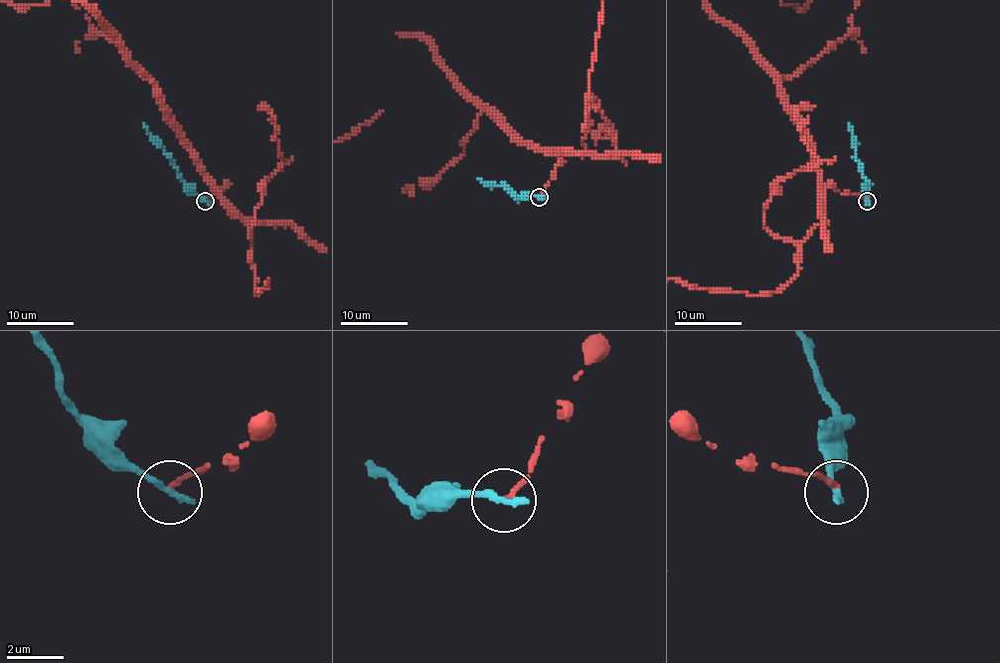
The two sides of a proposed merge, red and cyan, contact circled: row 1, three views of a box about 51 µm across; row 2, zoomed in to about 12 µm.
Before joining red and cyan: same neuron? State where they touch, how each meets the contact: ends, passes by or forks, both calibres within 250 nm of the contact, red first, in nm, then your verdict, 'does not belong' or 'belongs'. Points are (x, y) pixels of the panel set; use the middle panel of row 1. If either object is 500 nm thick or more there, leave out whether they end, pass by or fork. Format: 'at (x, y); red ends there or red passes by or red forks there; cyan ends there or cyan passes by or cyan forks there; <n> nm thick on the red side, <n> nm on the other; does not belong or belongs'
at (539, 197); red ends there; cyan ends there; 160 nm thick on the red side, 300 nm on the other; does not belong

